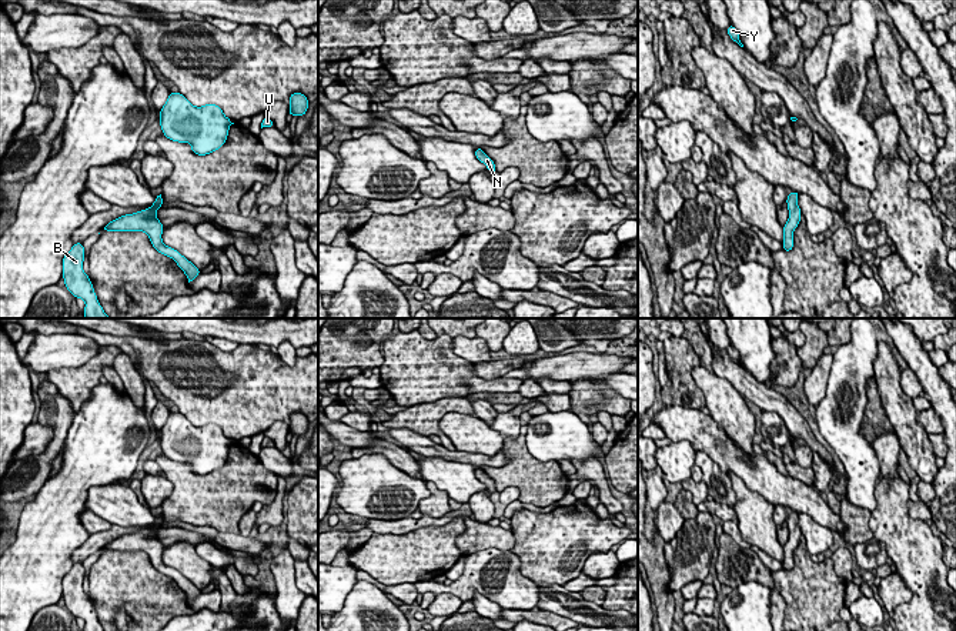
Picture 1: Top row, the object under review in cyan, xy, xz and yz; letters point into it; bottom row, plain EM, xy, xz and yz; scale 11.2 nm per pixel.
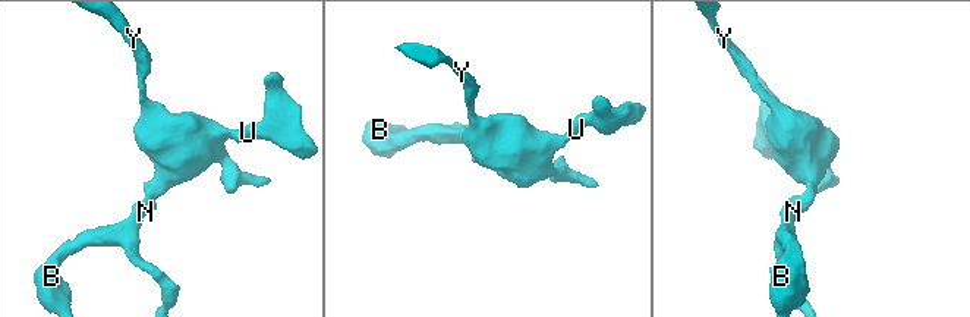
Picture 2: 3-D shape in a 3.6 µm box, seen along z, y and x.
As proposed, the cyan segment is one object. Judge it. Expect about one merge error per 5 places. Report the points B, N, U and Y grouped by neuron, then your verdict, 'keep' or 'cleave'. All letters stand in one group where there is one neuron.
groups B N U Y; keep

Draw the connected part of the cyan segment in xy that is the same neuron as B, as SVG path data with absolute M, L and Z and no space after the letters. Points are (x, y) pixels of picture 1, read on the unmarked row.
M81 562L73 564L63 578L63 598L66 608L86 622L84 631L104 631L94 612L88 595L83 590L84 567Z

